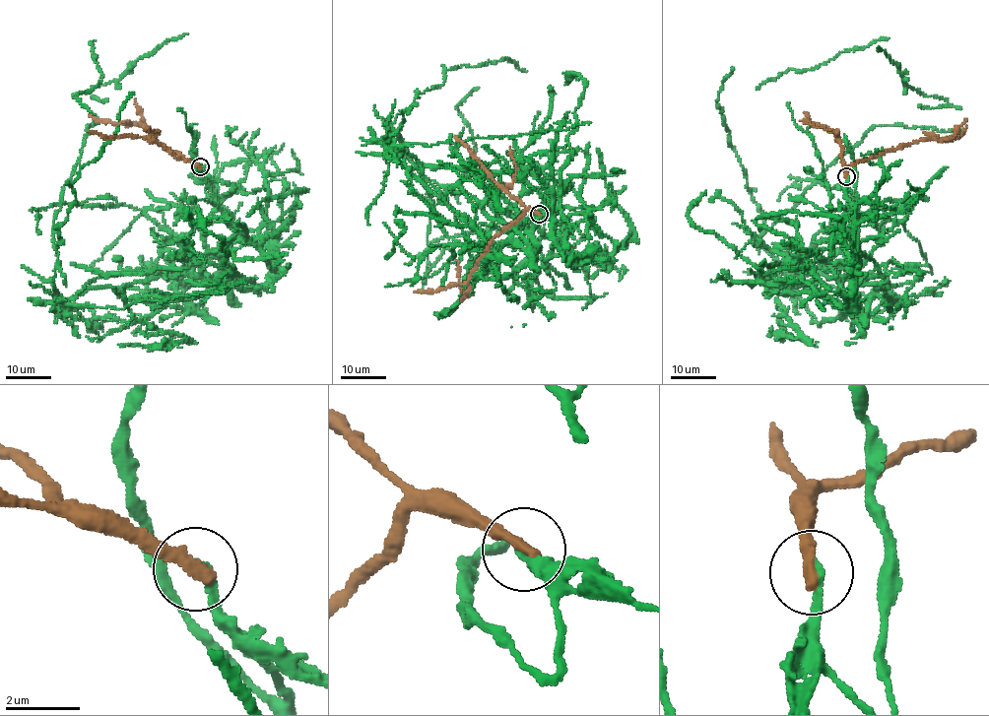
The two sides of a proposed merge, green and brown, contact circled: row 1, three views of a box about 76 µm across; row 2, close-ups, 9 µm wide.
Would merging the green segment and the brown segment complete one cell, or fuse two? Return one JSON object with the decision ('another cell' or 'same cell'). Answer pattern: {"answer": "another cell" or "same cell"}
{"answer": "another cell"}

